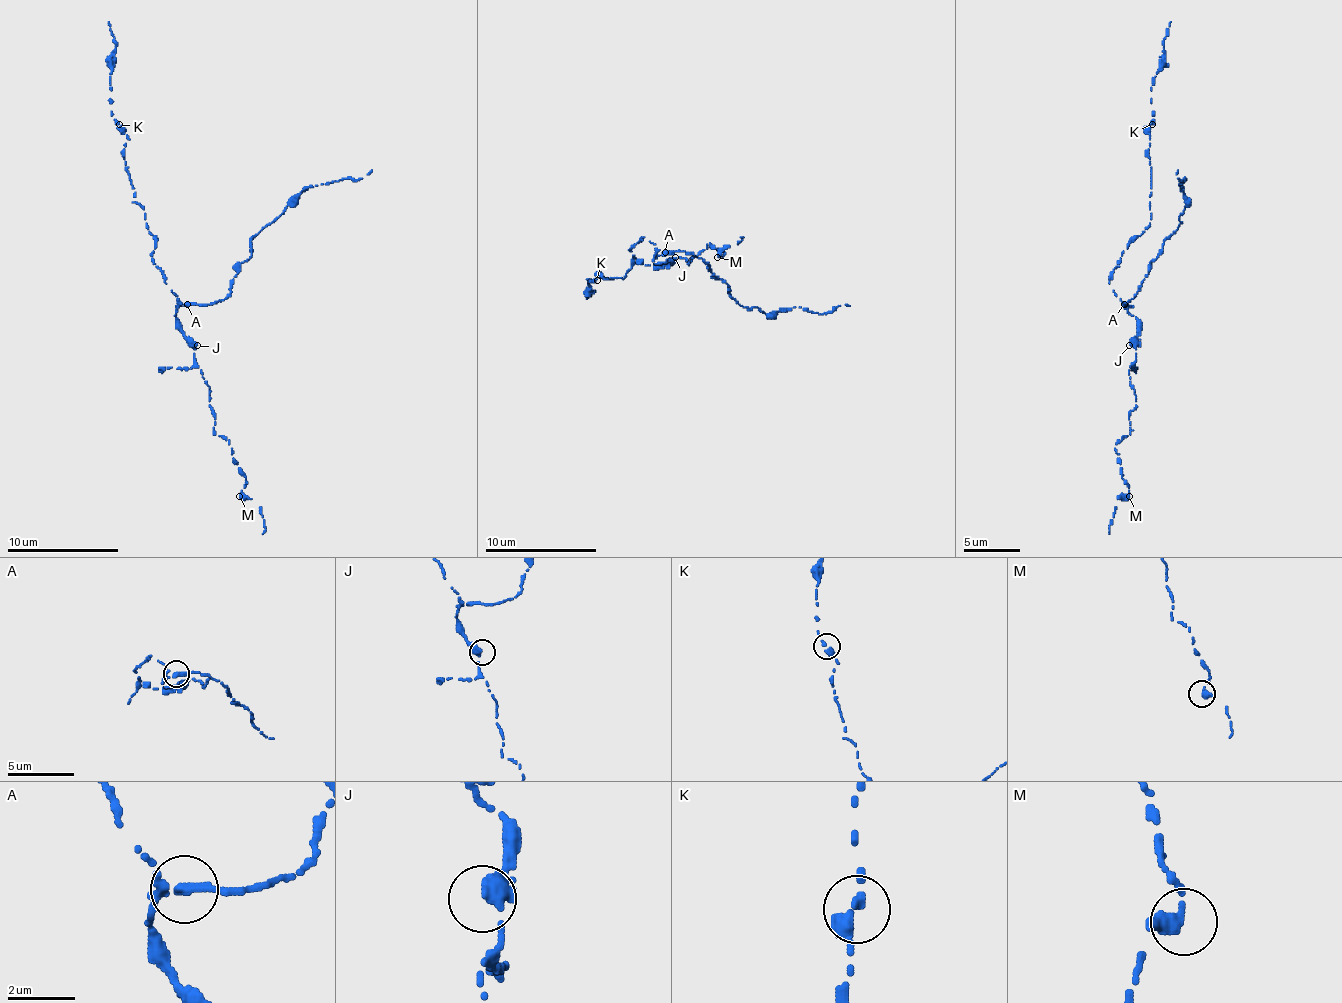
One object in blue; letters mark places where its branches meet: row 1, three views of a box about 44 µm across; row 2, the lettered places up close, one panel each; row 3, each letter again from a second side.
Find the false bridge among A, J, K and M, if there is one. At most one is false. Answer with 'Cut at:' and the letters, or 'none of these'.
Cut at: none of these

